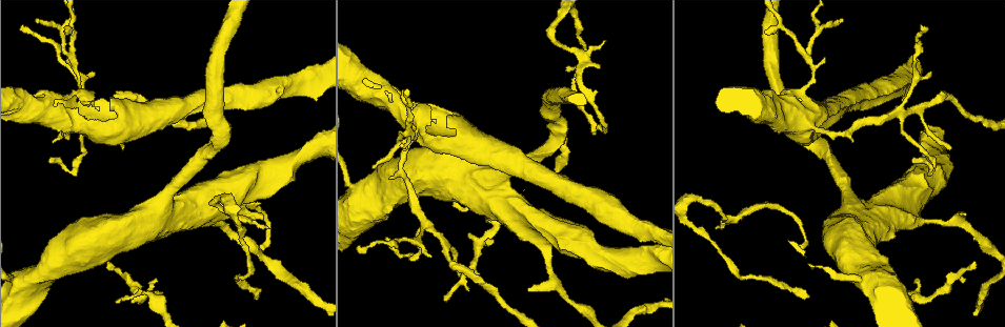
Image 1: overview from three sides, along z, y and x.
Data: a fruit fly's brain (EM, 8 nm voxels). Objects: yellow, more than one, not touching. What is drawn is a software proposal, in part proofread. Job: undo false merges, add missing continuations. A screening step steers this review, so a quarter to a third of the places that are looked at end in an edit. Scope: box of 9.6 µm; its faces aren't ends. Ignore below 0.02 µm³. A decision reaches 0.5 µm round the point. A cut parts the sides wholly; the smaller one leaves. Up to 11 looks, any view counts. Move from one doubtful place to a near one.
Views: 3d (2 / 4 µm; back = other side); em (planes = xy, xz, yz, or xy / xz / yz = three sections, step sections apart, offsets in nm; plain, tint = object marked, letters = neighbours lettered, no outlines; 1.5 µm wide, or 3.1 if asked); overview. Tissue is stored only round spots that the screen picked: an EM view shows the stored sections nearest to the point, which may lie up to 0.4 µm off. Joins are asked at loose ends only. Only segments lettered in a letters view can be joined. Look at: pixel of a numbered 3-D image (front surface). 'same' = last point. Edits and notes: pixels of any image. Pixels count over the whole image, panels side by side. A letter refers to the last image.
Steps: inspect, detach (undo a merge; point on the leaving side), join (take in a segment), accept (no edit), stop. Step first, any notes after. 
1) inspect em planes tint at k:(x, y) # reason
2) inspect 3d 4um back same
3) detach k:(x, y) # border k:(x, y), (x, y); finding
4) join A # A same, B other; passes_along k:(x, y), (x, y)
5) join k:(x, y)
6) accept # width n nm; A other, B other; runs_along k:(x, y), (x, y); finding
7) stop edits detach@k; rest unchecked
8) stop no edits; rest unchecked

inspect em xz step 4 tint at 1:(528, 291) # thin end

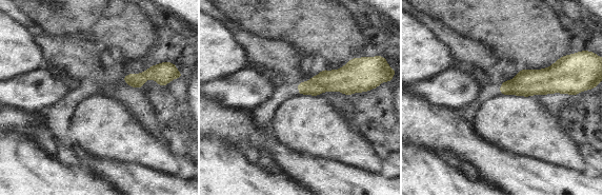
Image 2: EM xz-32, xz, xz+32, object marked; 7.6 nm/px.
inspect em planes letters same # cut it another way

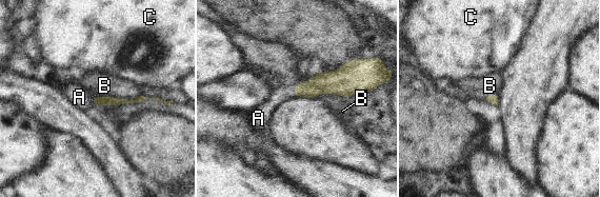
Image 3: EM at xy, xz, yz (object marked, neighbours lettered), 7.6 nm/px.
join A # A same, B other, C other; passes_along 3:(325, 82), (295, 91), (285, 91); the neuron continues

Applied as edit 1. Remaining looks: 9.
inspect em planes letters at 1:(447, 301) # an open end

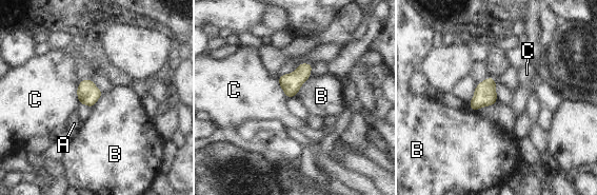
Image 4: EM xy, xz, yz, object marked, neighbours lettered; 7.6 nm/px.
accept # longest_contact B 190 nm; A other, B other, C other; border 4:(310, 76), (296, 95); none of them fits

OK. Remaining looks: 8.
inspect 3d 2um back at 1:(408, 133)

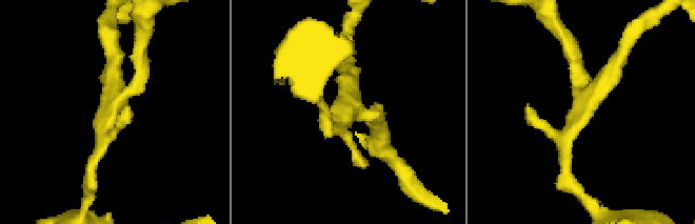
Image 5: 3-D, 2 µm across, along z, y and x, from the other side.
inspect em planes tint at 5:(112, 102) # arms 3; need the tissue

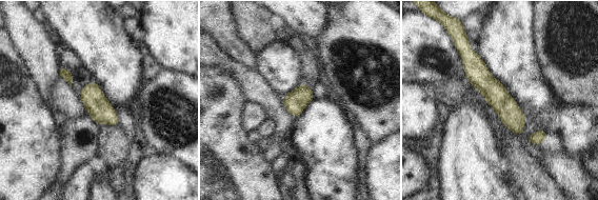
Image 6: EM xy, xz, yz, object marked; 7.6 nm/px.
inspect em planes letters same # what lies round it

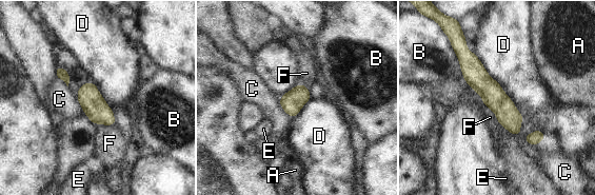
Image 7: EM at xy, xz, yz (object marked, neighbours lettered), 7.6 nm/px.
accept # width 170 nm; A other, B other, C other, D other, E other, F other; border 7:(474, 53), (523, 116); continuous, no second neuron

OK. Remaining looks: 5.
inspect 3d 4um at 1:(596, 126) # tapers out

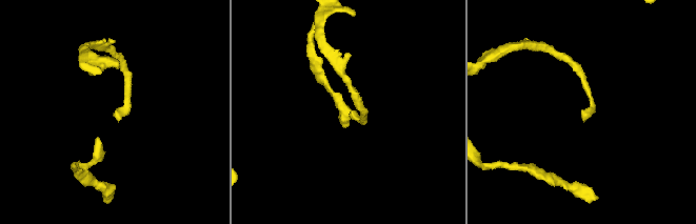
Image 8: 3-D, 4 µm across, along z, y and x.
inspect em planes letters at 8:(583, 115) # need the tissue

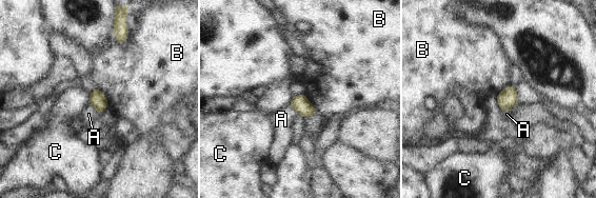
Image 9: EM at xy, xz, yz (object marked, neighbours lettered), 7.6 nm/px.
accept # A other, B other, C other; no lettered segment goes on from it

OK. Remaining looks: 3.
stop edits join@3; rest unchecked

